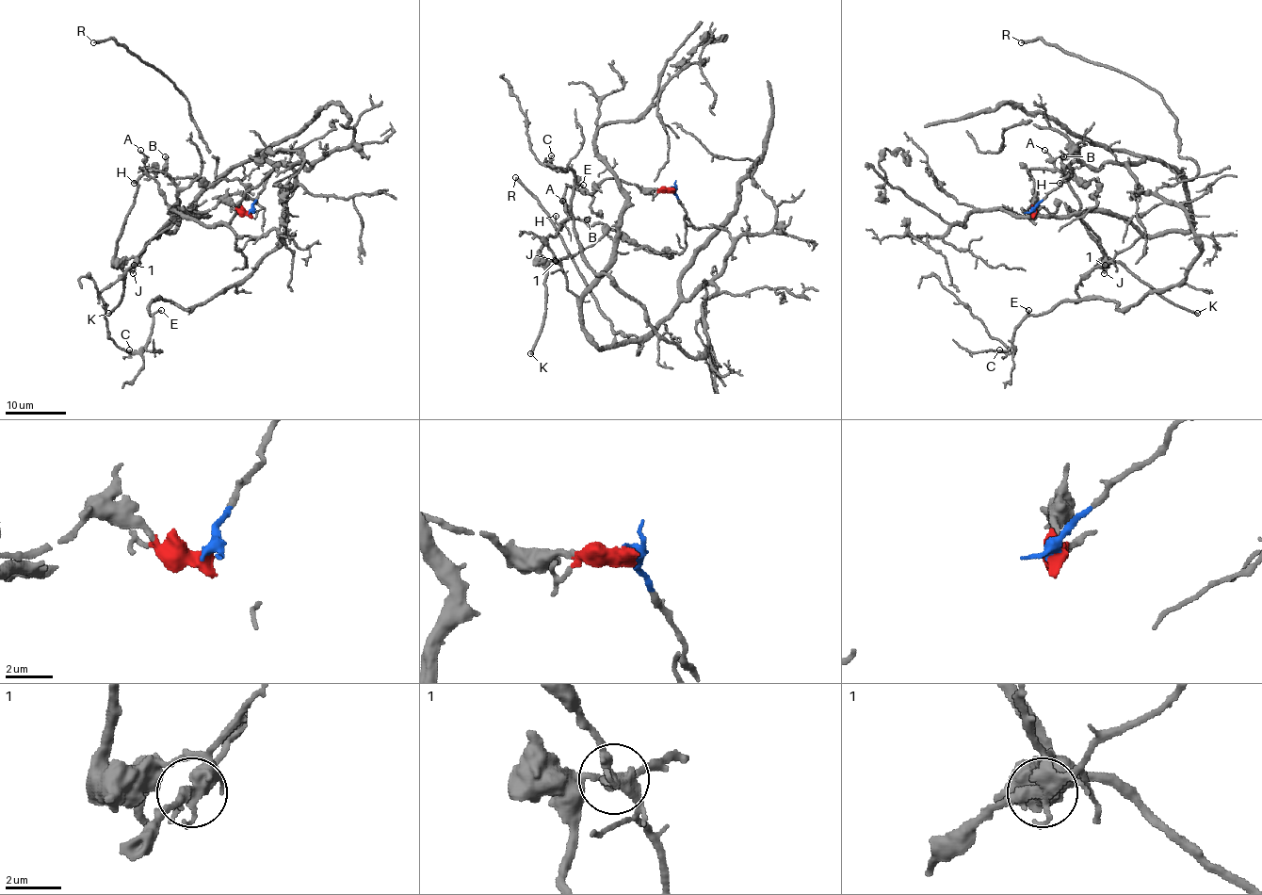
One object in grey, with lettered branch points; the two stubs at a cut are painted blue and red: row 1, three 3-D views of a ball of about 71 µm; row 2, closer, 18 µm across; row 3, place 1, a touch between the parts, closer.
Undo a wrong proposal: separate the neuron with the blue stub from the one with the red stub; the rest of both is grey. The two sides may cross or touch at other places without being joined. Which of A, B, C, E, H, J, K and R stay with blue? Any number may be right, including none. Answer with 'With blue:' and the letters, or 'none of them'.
With blue: C, E, R

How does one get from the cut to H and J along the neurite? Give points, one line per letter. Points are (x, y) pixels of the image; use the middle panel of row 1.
H: (672, 189), (640, 189), (618, 178), (606, 178), (590, 194), (568, 186), (568, 217), (558, 222), (556, 215)
J: (672, 189), (640, 189), (618, 178), (606, 178), (590, 194), (568, 186), (568, 217), (538, 259), (554, 261)

